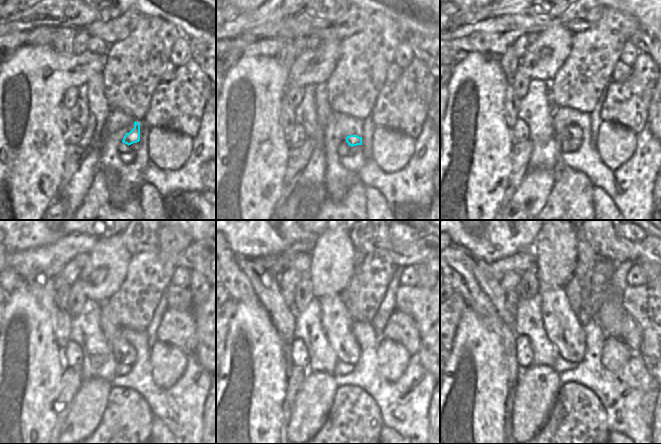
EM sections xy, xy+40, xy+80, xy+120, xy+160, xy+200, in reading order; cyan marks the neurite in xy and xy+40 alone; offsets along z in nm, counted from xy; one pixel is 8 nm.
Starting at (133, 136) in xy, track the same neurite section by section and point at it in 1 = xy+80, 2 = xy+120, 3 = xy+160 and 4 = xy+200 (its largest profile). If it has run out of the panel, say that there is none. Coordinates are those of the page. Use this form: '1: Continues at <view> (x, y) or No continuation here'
1: Continues at xy+80 (572, 133)
2: Continues at xy+120 (123, 352)
3: Continues at xy+160 (336, 321)
4: Continues at xy+200 (563, 328).

